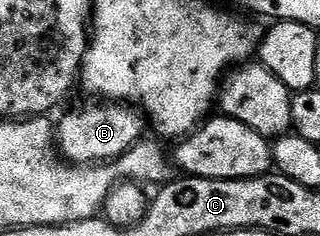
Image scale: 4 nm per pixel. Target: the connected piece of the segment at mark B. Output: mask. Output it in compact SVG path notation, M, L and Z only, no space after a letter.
M110 100L104 101L103 106L87 106L84 110L75 110L57 122L57 150L66 161L72 164L106 164L120 158L129 148L144 137L145 118L138 109L127 104L120 104Z

